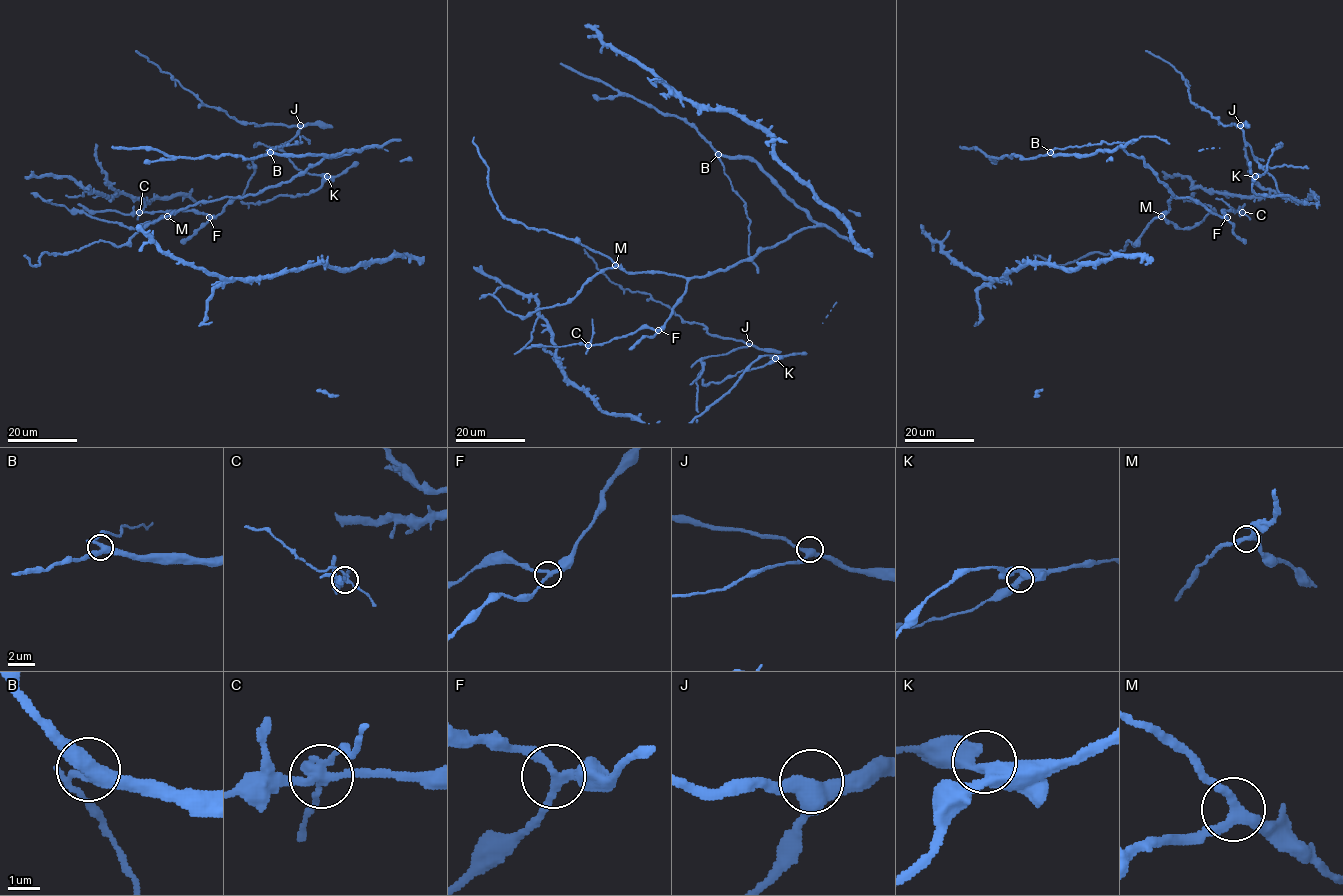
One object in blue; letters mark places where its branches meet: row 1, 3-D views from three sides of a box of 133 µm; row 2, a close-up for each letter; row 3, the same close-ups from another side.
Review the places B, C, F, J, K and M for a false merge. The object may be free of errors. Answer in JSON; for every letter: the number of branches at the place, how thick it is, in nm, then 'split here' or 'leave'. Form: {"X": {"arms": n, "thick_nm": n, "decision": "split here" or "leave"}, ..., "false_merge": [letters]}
{"B": {"arms": 4, "thick_nm": 360, "decision": "leave"}, "C": {"arms": 4, "thick_nm": 240, "decision": "split here"}, "F": {"arms": 3, "thick_nm": 240, "decision": "leave"}, "J": {"arms": 3, "thick_nm": 360, "decision": "leave"}, "K": {"arms": 3, "thick_nm": 340, "decision": "leave"}, "M": {"arms": 3, "thick_nm": 300, "decision": "leave"}, "false_merge": ["C"]}

